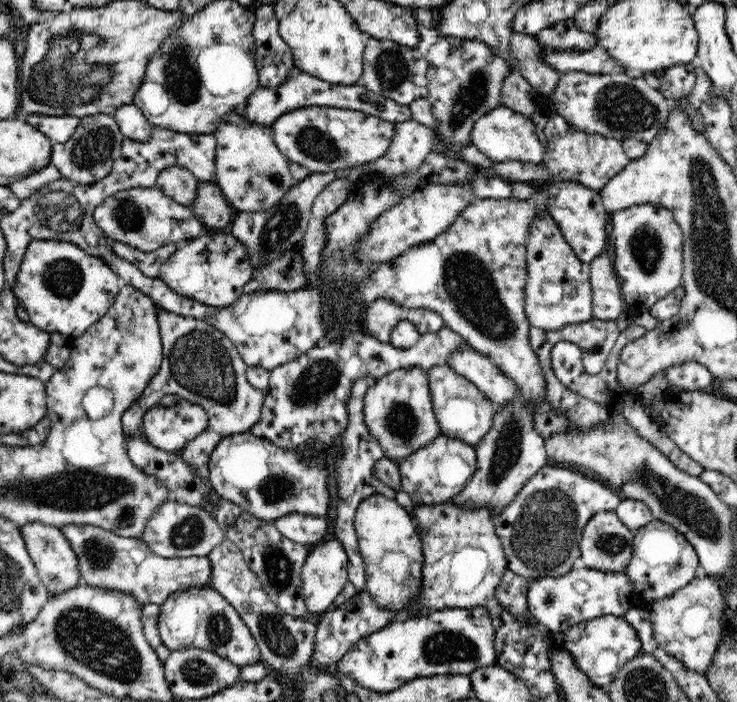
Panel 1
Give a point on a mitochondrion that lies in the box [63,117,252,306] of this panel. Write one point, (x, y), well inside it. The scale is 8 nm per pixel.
(92, 149)

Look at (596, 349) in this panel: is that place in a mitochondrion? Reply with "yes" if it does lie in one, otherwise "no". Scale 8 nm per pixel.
no

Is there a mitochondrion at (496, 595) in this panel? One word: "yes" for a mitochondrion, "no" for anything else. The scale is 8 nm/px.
no

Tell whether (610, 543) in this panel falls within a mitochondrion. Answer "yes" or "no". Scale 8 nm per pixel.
yes

